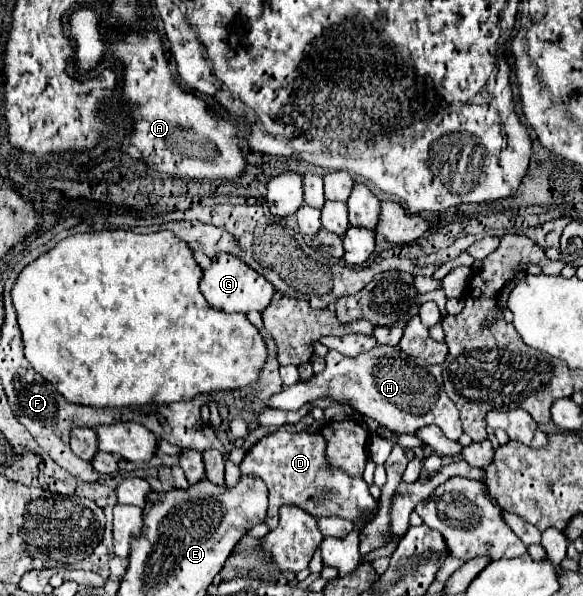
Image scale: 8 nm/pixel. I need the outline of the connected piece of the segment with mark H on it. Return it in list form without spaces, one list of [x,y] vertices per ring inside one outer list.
[[[375,347],[359,357],[345,357],[339,351],[329,351],[327,367],[323,373],[313,375],[309,383],[299,381],[293,387],[285,387],[279,395],[267,399],[267,405],[273,409],[287,409],[297,411],[307,401],[317,401],[319,397],[329,397],[337,401],[349,401],[355,411],[365,417],[375,419],[379,425],[415,435],[425,425],[439,425],[441,431],[451,439],[459,441],[461,437],[461,423],[457,415],[455,403],[443,391],[441,379],[441,365],[419,365],[417,359],[397,353],[397,347]]]

